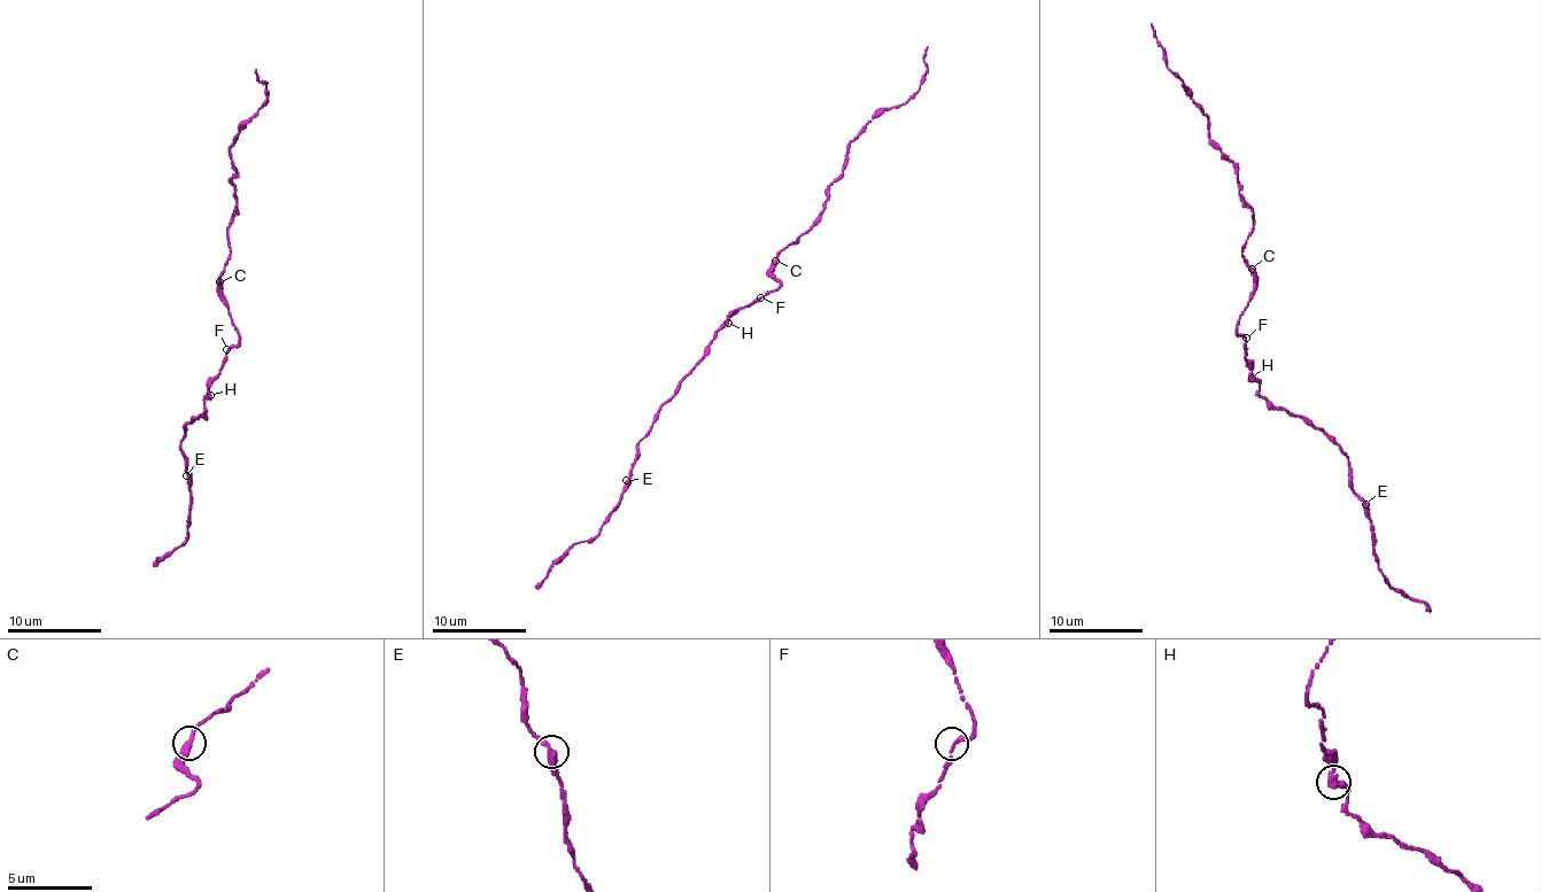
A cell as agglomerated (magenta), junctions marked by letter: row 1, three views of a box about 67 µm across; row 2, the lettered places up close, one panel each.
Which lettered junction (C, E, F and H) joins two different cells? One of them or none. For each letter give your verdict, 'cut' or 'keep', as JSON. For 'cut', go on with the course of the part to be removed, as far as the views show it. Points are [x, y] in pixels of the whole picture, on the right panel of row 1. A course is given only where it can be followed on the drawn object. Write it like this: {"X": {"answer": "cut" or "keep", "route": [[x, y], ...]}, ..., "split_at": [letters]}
{"C": {"answer": "keep"}, "E": {"answer": "keep"}, "F": {"answer": "keep"}, "H": {"answer": "keep"}, "split_at": []}

